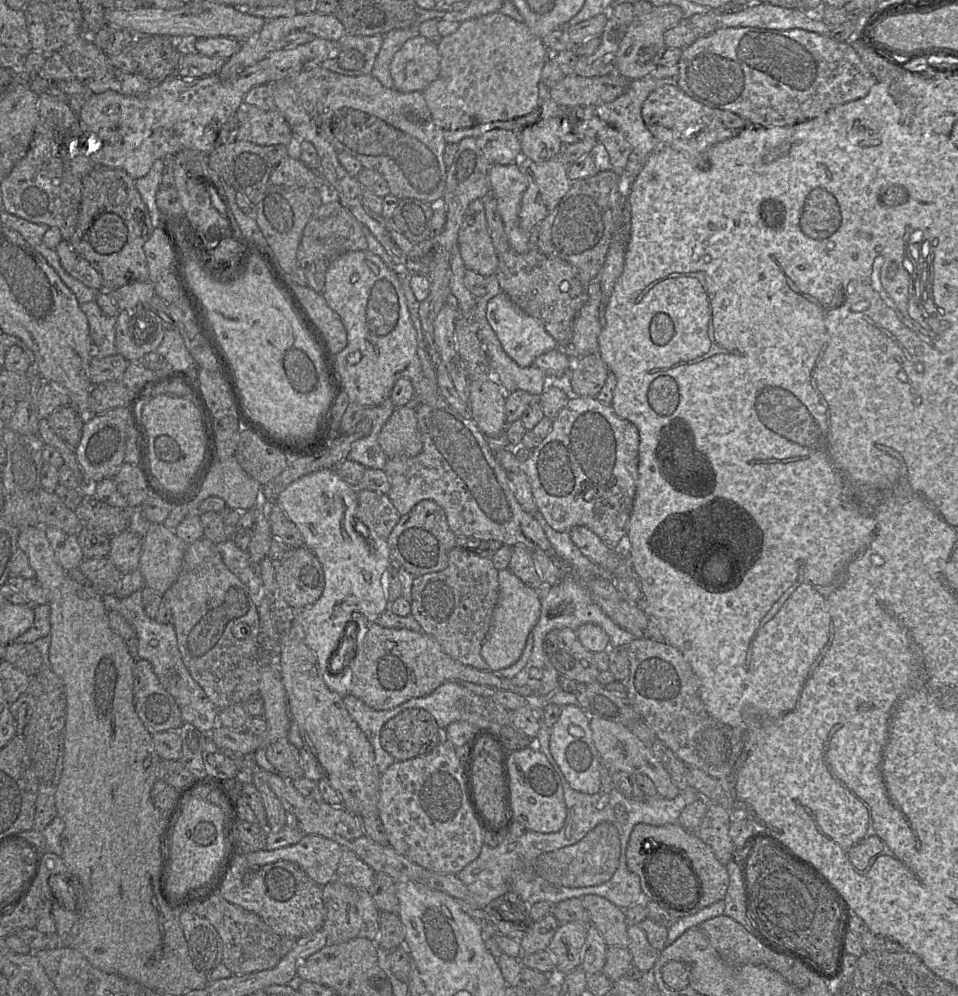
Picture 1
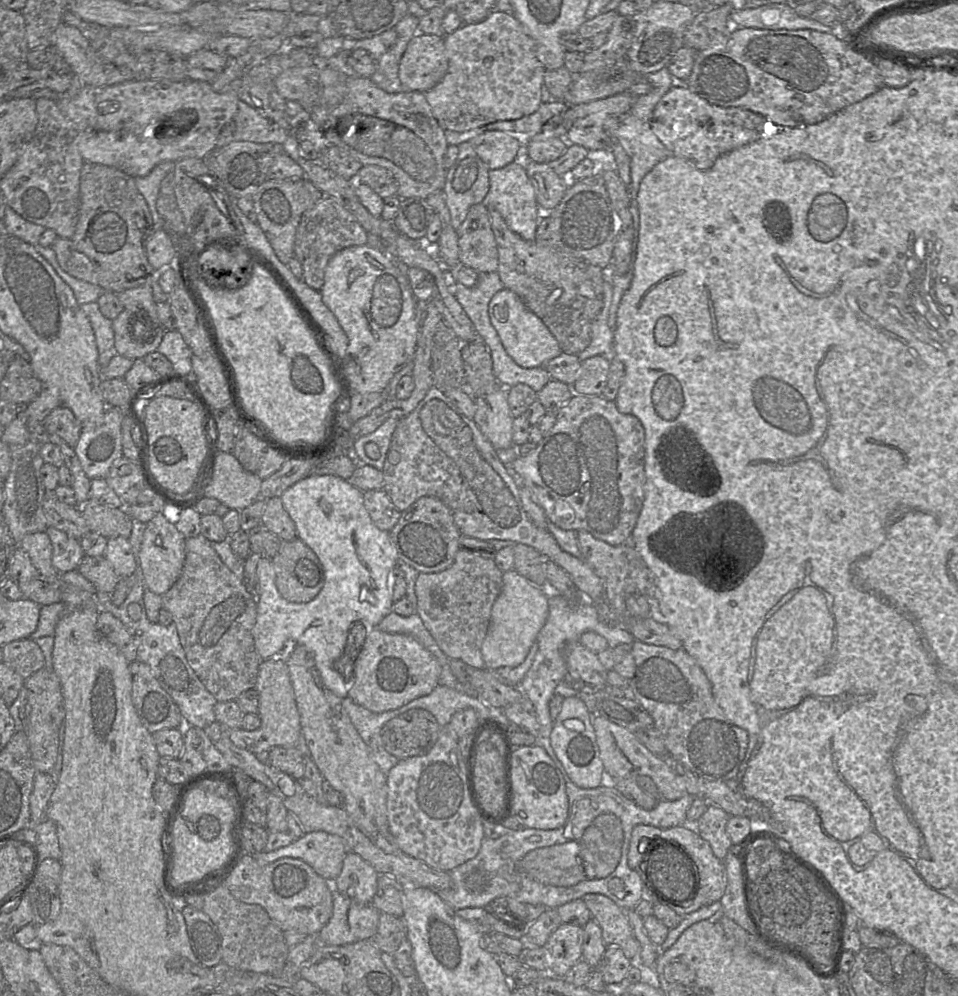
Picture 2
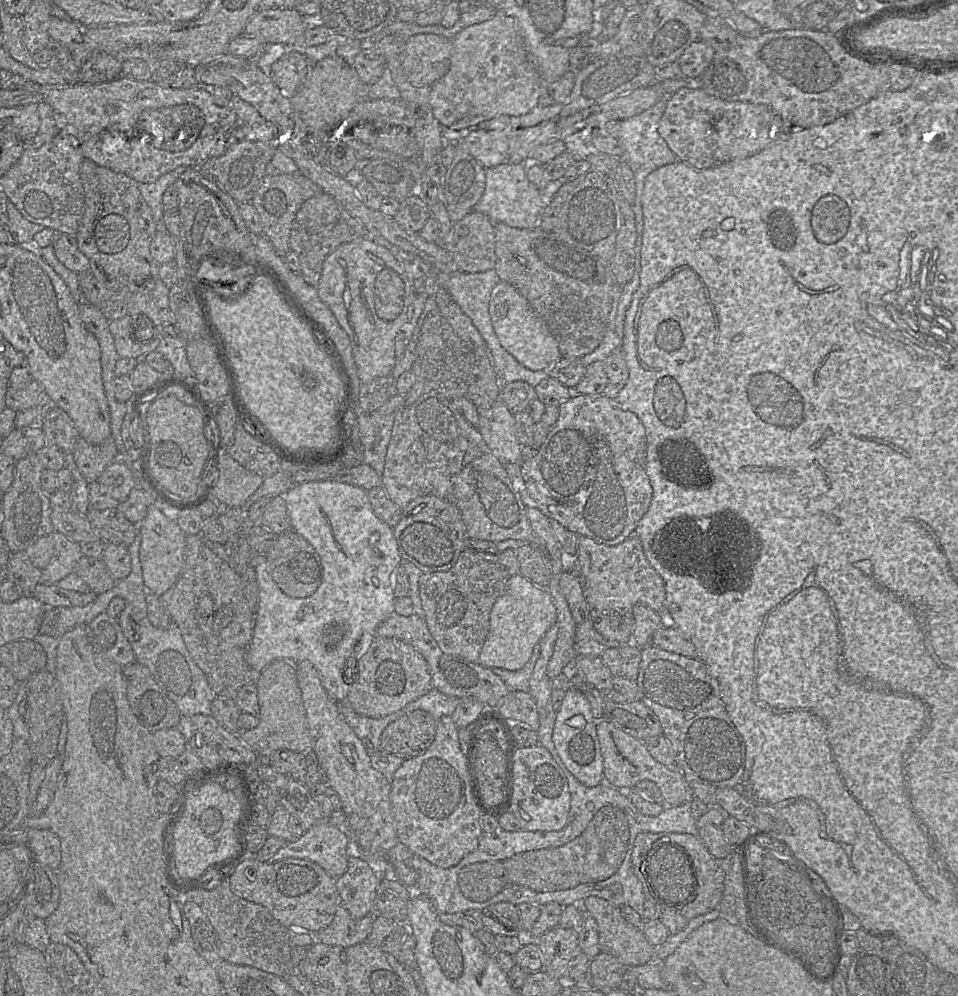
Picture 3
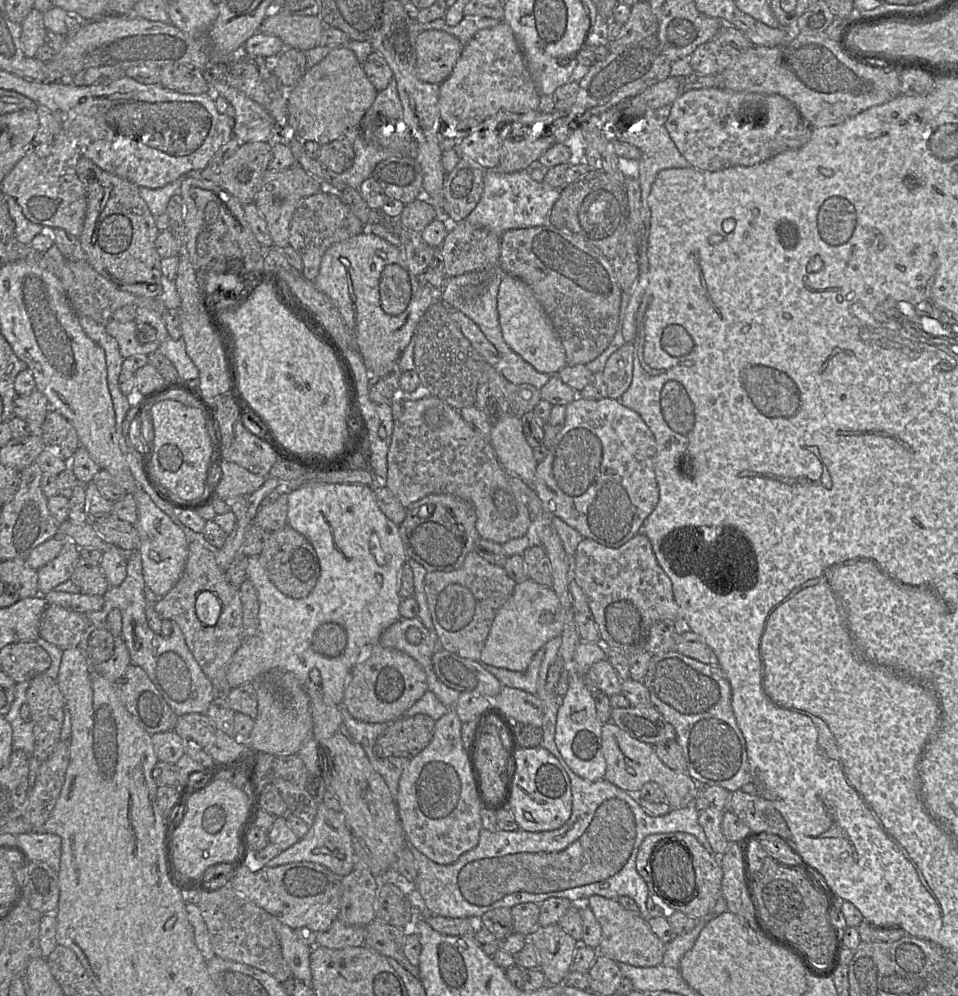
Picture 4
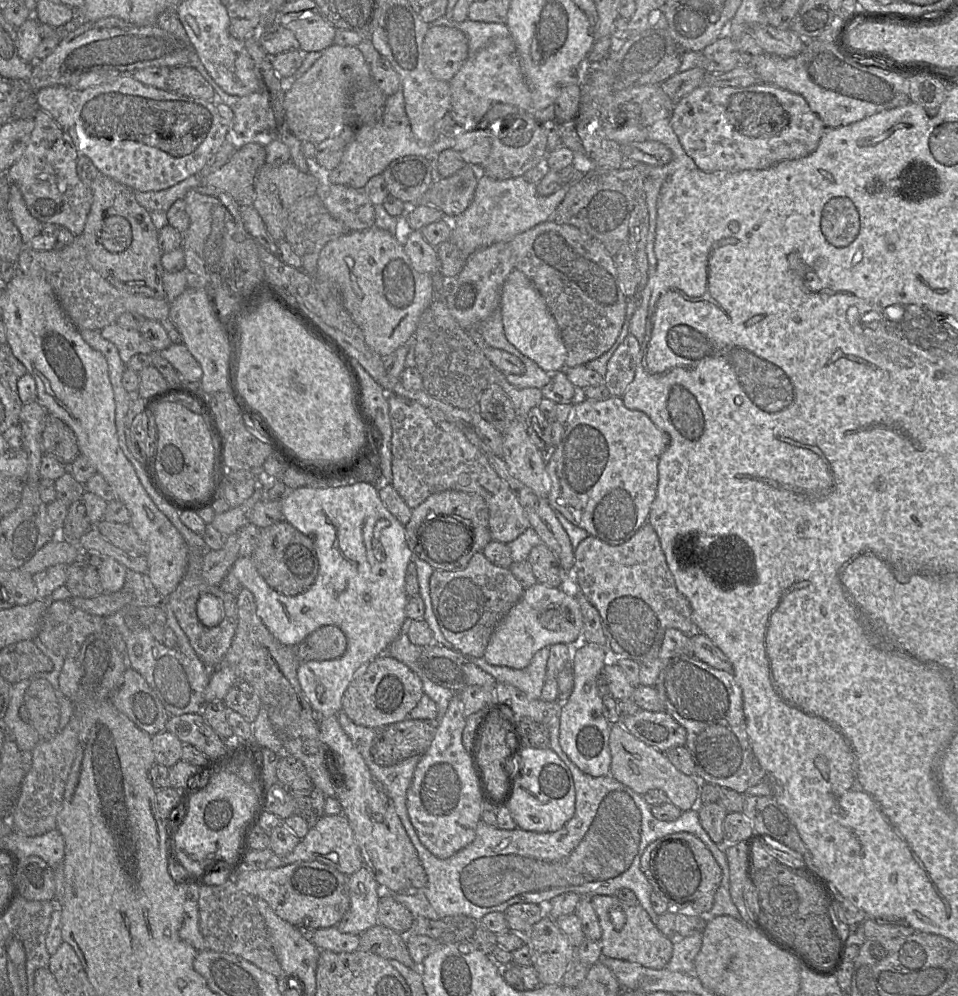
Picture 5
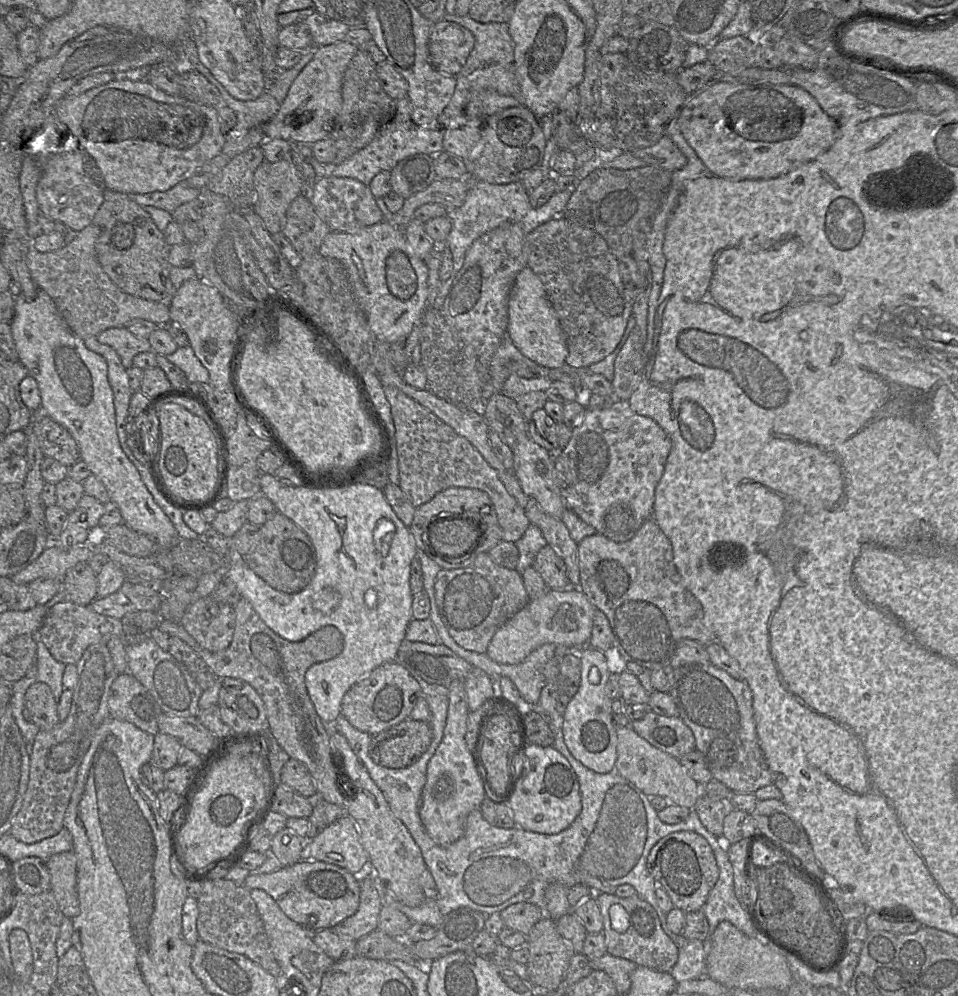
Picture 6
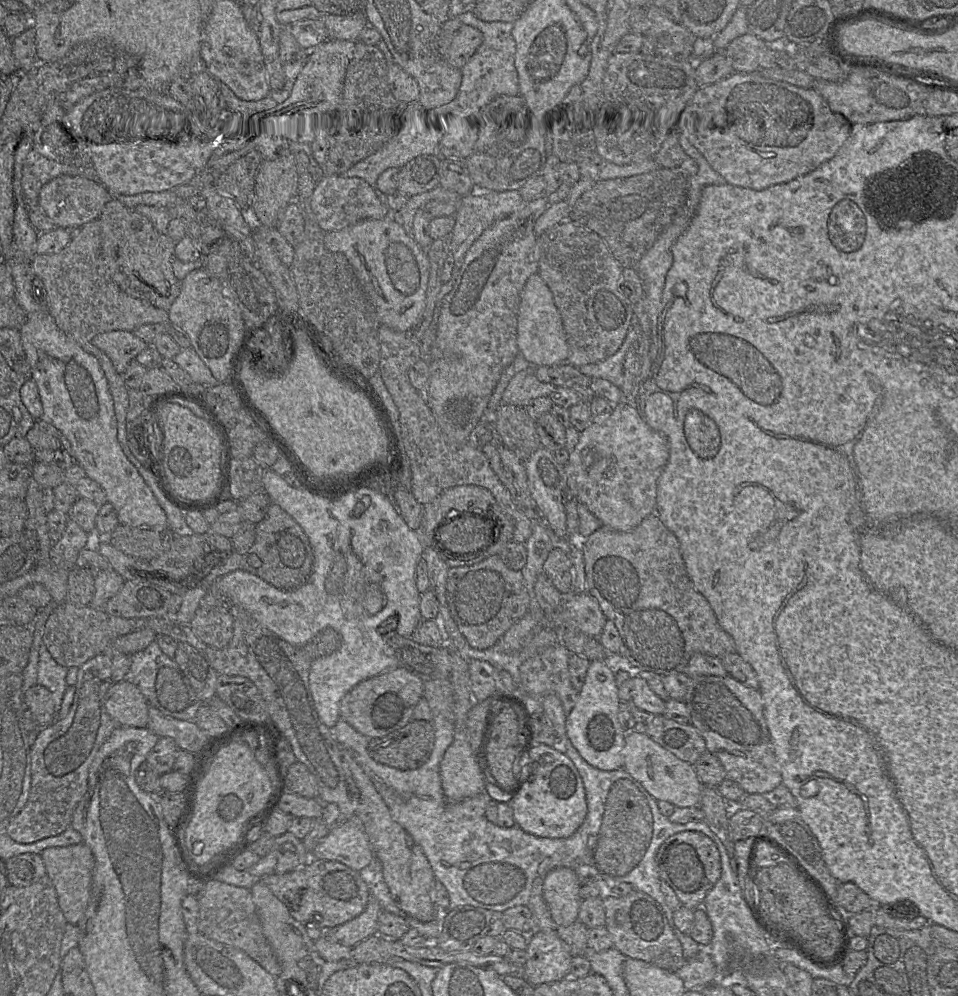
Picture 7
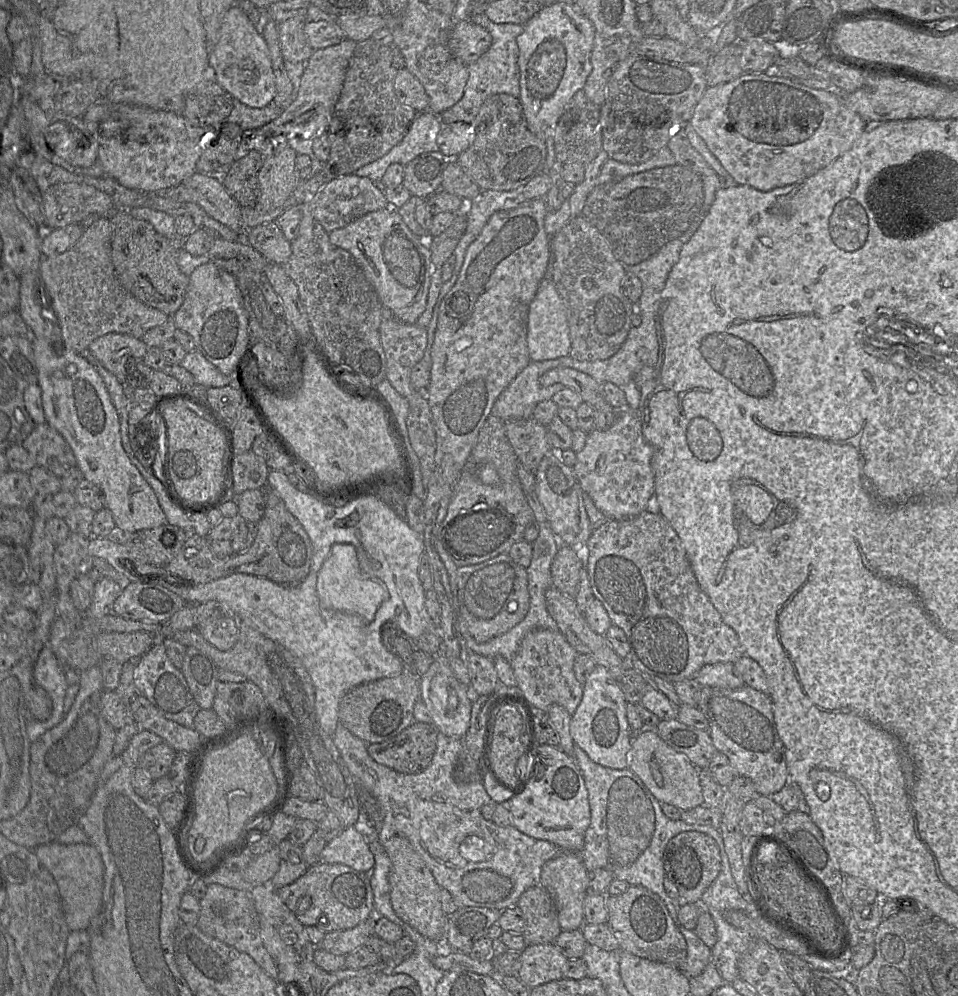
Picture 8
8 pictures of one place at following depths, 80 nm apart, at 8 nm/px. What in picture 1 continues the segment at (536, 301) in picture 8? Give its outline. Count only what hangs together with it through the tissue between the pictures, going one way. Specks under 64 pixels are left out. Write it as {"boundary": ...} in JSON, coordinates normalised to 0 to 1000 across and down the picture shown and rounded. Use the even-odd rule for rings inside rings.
{"boundary":[[[526,293],[509,302],[507,320],[526,352],[544,368],[556,366],[562,357],[582,348],[580,341],[569,331],[567,325],[545,312]]]}

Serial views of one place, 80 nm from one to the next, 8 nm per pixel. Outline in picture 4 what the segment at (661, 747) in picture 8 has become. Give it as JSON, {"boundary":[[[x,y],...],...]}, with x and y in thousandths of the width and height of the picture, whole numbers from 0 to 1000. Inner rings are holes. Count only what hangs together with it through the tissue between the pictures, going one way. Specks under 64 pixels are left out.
{"boundary":[[[640,725],[629,726],[627,744],[628,756],[633,764],[630,782],[659,797],[665,797],[673,786],[684,785],[694,796],[695,806],[700,812],[710,812],[724,807],[730,787],[716,775],[707,775],[694,768],[681,748],[659,740]]]}

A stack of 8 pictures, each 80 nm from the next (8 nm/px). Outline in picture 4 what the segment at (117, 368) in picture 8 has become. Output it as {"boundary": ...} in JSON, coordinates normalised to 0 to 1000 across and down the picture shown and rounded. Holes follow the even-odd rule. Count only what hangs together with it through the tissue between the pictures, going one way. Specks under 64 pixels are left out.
{"boundary":[[[116,320],[110,325],[110,330],[122,342],[125,355],[129,360],[143,355],[156,356],[167,346],[167,343],[162,340],[163,330],[153,332],[152,337],[148,337],[148,332],[143,332],[140,321],[124,323]]]}

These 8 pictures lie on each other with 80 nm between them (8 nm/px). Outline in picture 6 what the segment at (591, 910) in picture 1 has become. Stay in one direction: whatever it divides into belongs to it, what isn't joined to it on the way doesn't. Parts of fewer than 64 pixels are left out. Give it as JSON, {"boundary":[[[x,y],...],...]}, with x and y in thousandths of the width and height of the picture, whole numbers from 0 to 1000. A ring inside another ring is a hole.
{"boundary":[[[637,897],[620,899],[629,922],[633,957],[689,976],[699,976],[708,963],[709,952],[693,936],[685,914],[665,898],[648,902]]]}

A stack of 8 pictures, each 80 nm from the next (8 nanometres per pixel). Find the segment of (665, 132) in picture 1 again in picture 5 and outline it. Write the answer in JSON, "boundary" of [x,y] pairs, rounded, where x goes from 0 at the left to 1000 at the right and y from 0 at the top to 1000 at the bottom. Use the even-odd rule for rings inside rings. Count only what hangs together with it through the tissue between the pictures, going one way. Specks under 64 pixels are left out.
{"boundary":[[[796,83],[780,87],[732,85],[705,103],[699,126],[717,156],[734,173],[795,171],[817,162],[841,158],[854,148],[862,131],[838,96]]]}

